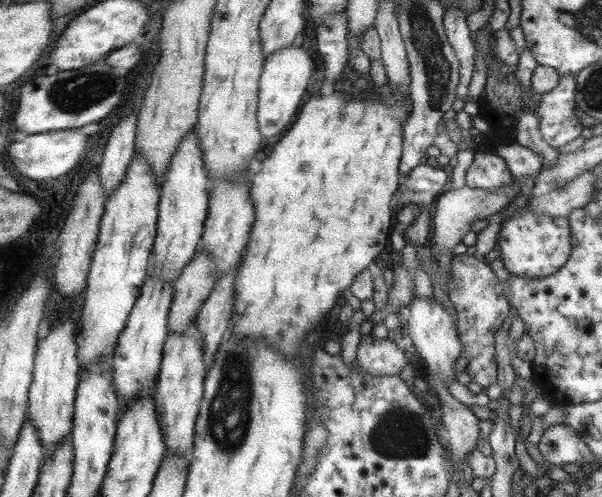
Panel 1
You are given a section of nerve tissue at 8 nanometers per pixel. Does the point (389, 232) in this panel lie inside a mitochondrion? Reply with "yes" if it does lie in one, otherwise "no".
no

